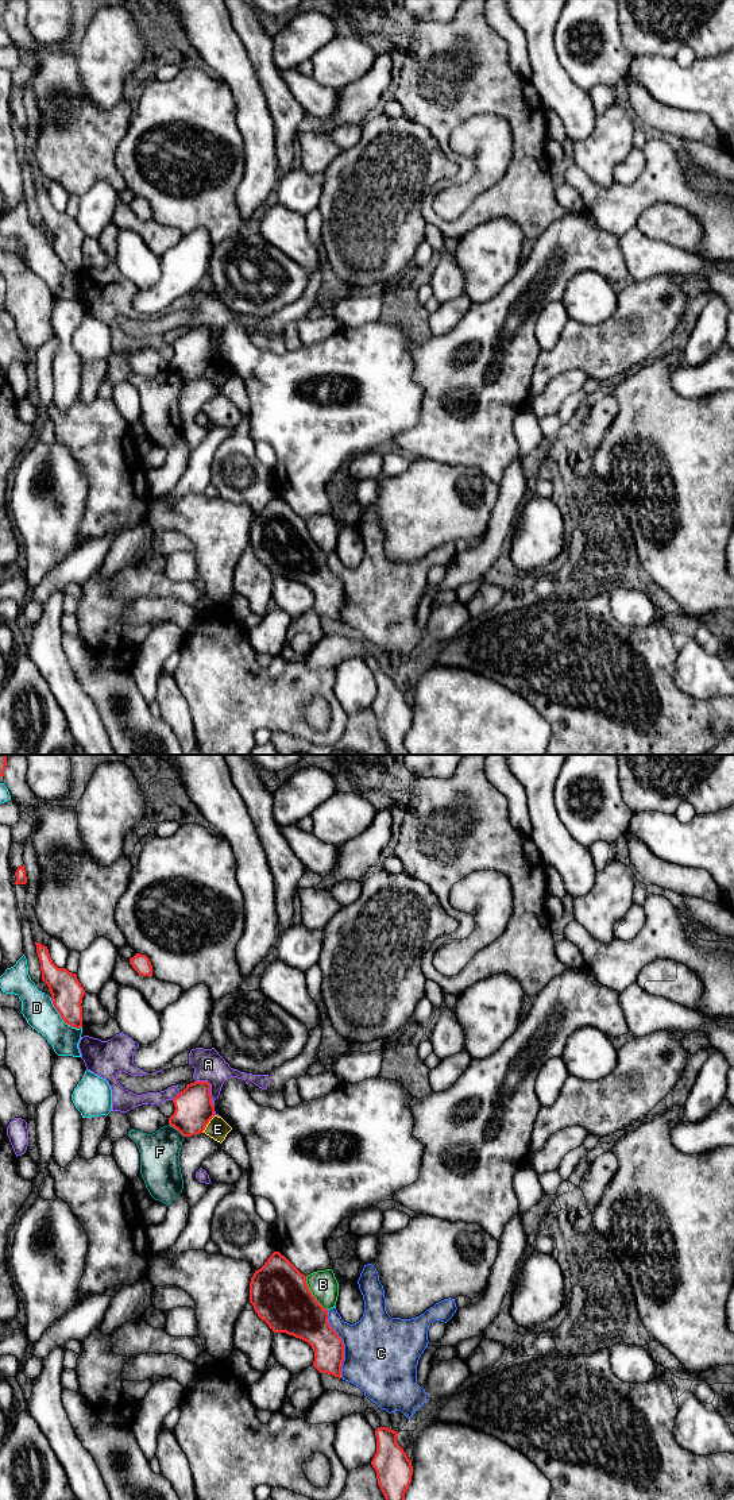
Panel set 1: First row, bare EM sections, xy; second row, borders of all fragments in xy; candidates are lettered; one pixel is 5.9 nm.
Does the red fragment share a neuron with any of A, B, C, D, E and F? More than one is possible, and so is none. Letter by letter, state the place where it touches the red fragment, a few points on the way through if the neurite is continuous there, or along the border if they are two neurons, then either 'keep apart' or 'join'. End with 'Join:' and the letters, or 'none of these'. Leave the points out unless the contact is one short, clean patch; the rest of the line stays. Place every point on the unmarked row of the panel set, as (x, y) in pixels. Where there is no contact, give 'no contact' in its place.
A: contact xy (209, 332); keep apart
B: contact xy (311, 538); keep apart
C: contact xy (343, 587); keep apart
D: contact xy (61, 261); keep apart
E: contact xy (208, 366); border xy (215, 359), (201, 376); keep apart
F: contact xy (177, 373); keep apart
Join: none of these

